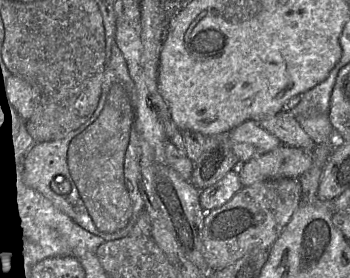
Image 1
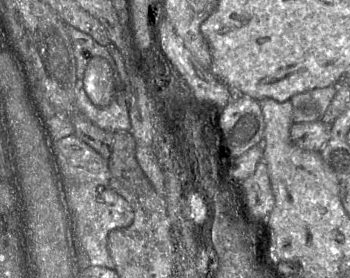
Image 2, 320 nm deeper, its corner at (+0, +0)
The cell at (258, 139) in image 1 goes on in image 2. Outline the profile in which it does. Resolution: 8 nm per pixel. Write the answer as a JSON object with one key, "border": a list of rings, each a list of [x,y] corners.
{"border":[[[322,121],[293,123],[290,139],[300,149],[320,152],[330,138],[330,127]]]}

